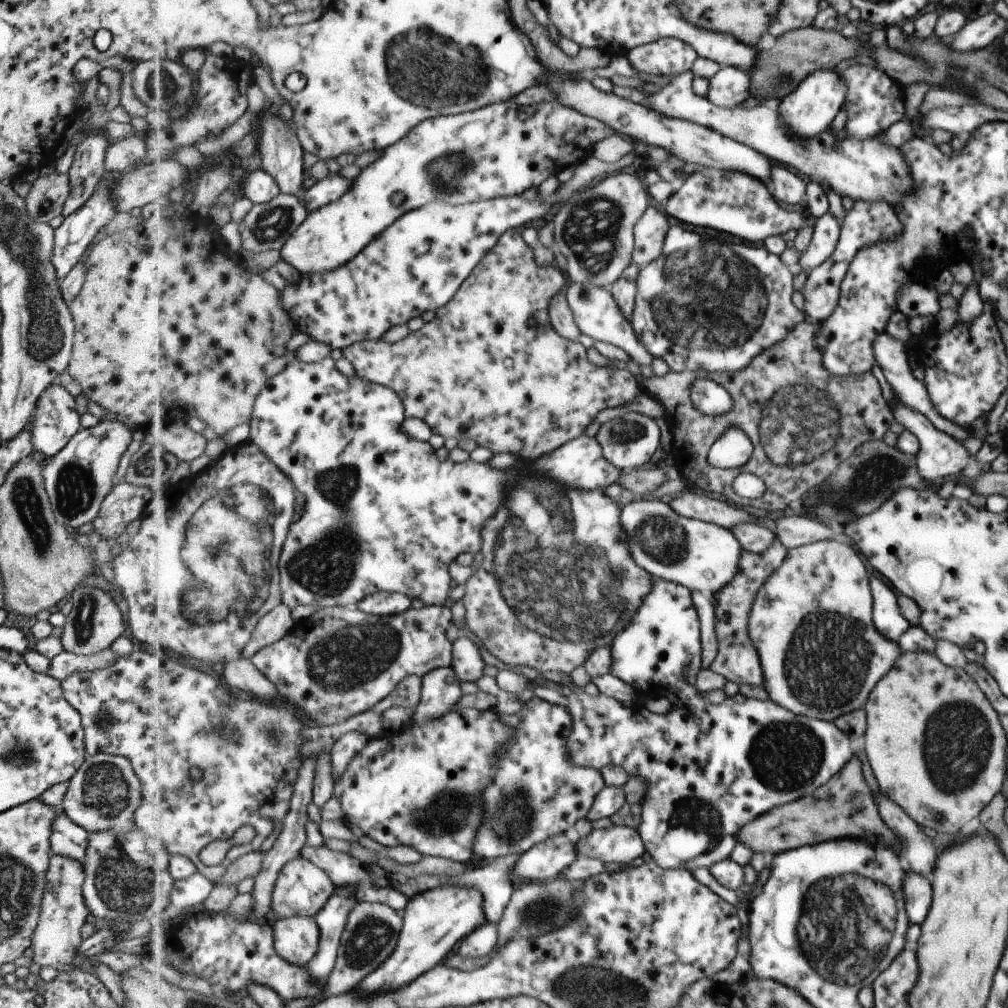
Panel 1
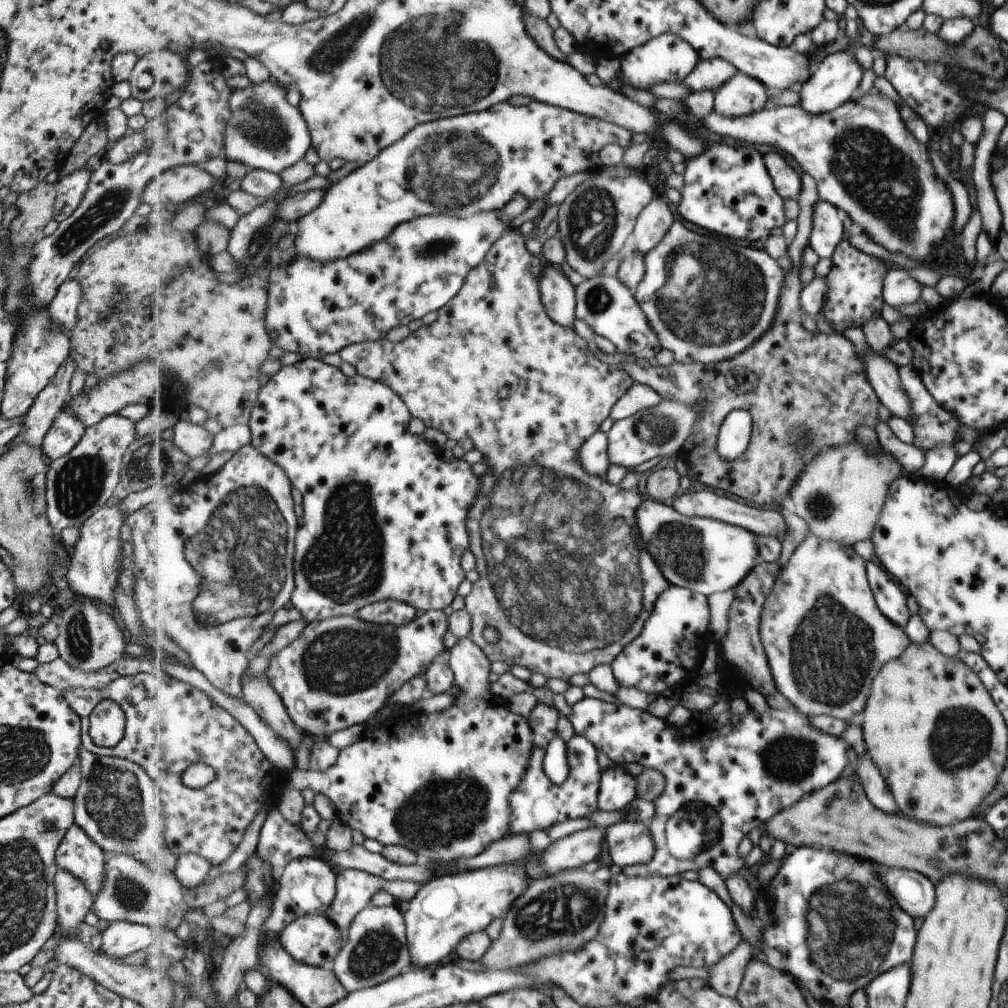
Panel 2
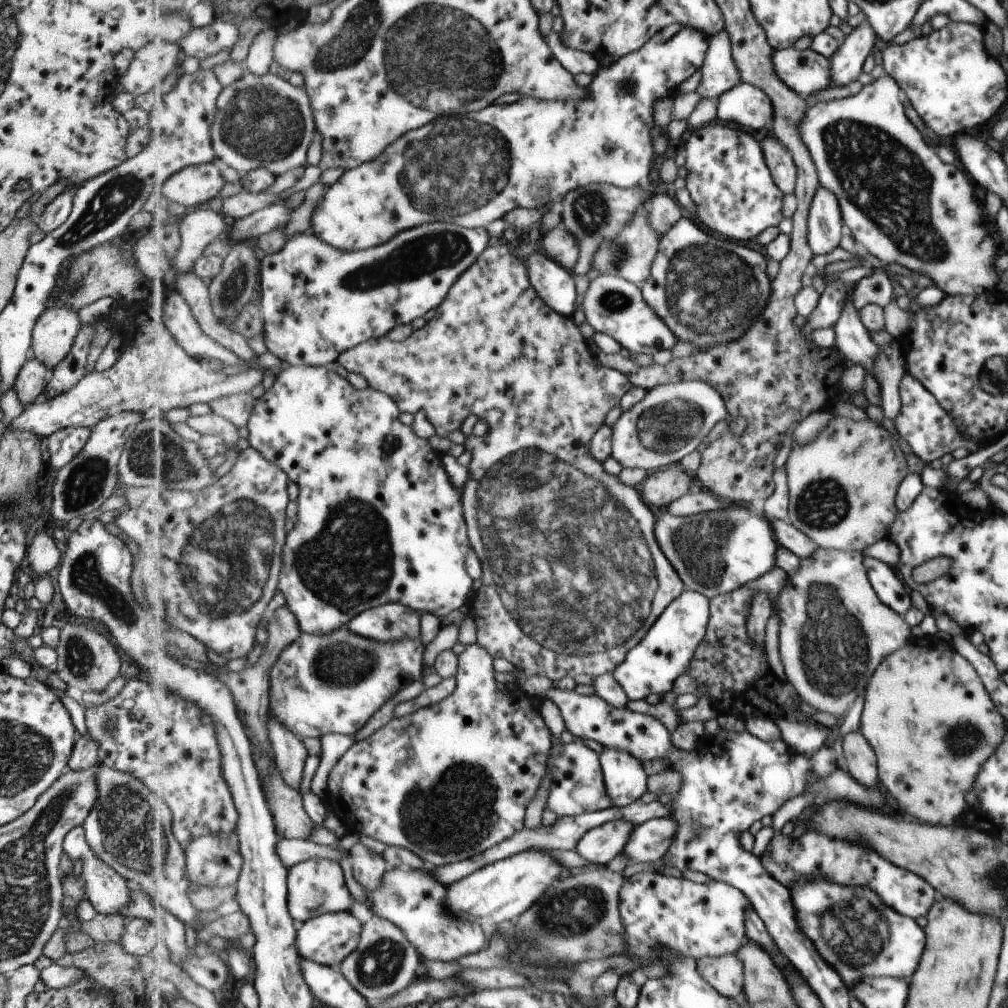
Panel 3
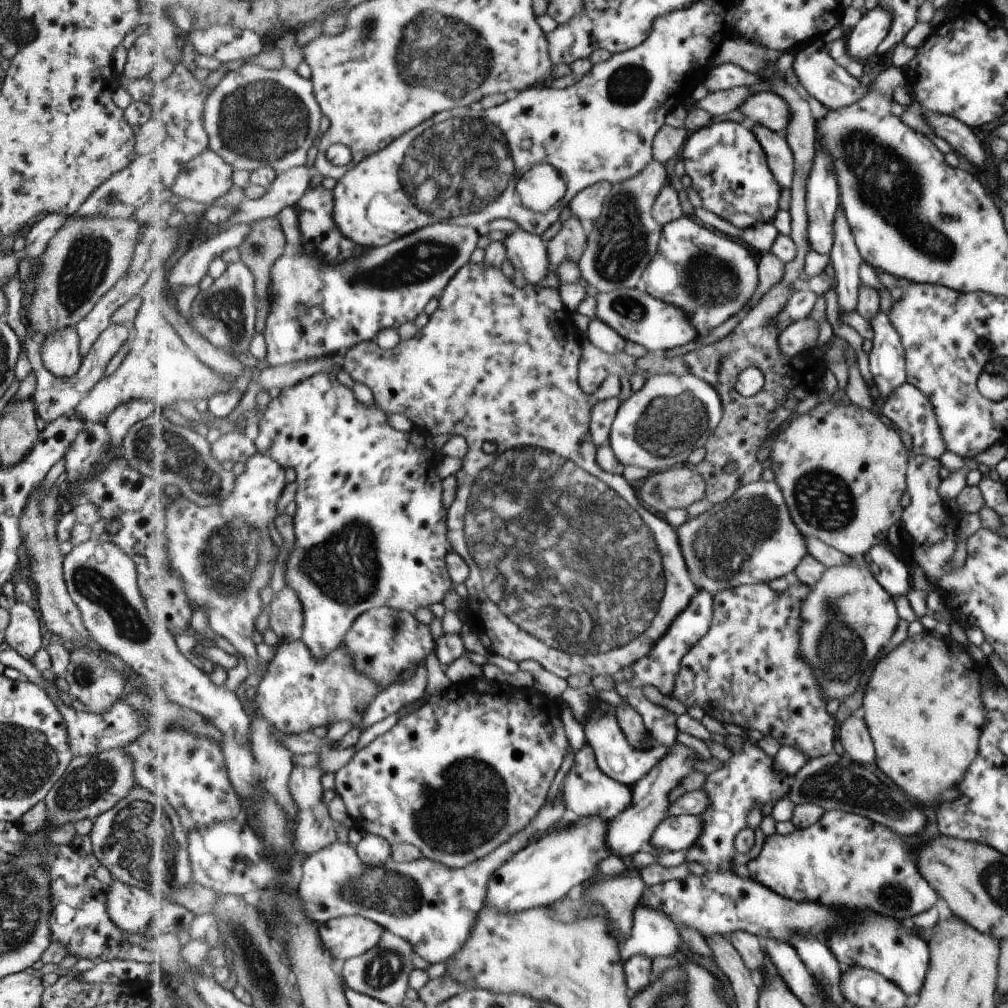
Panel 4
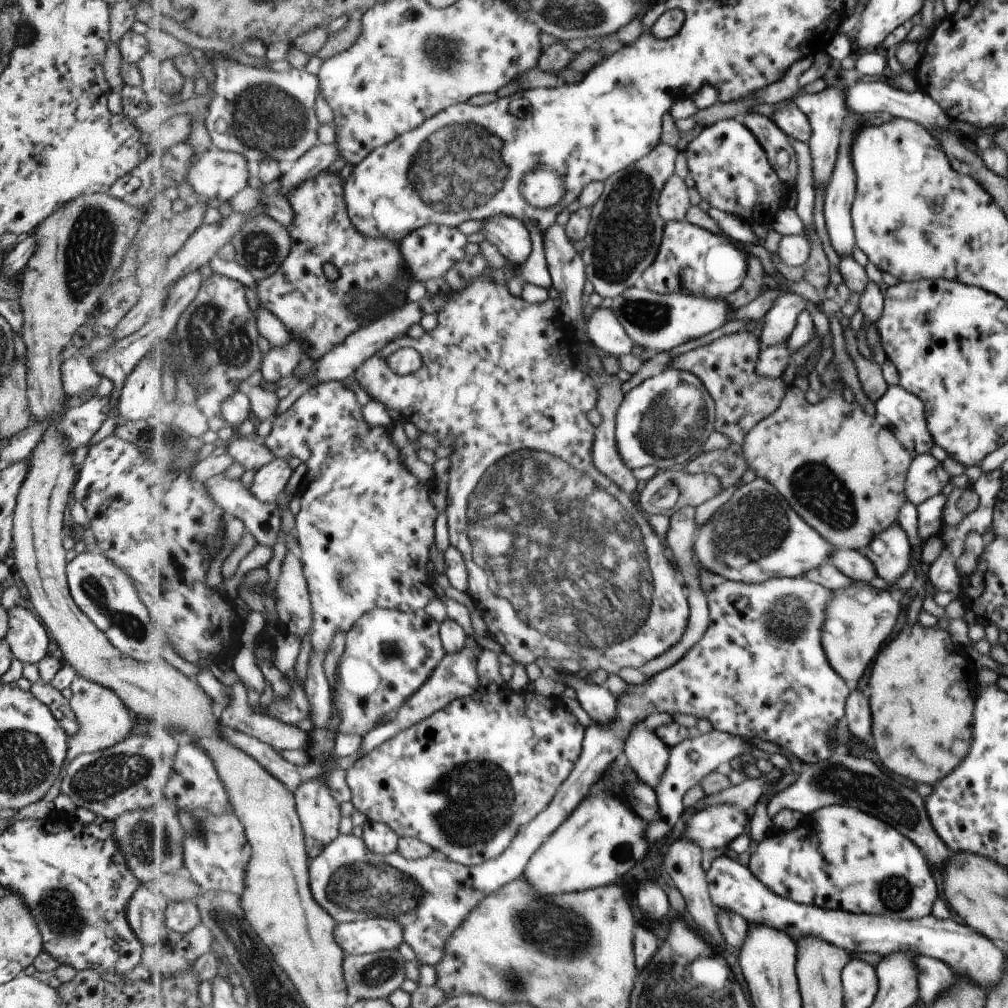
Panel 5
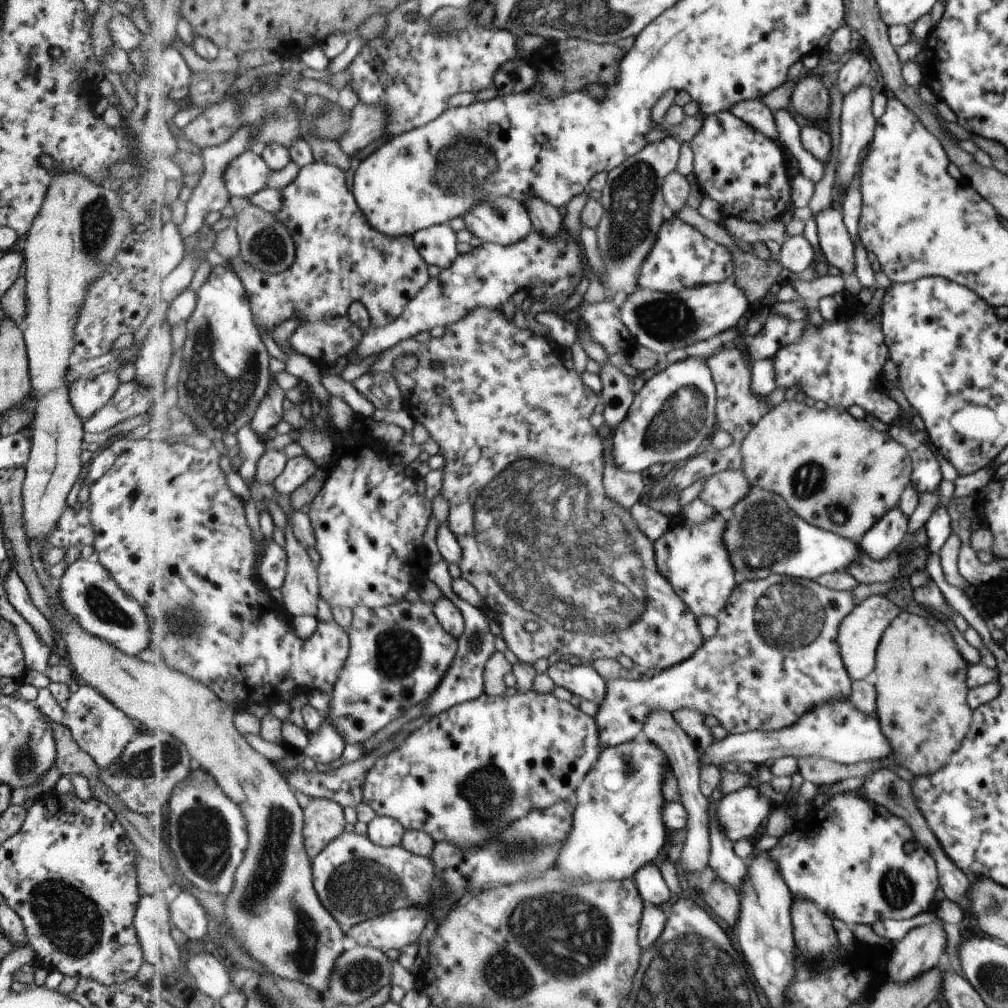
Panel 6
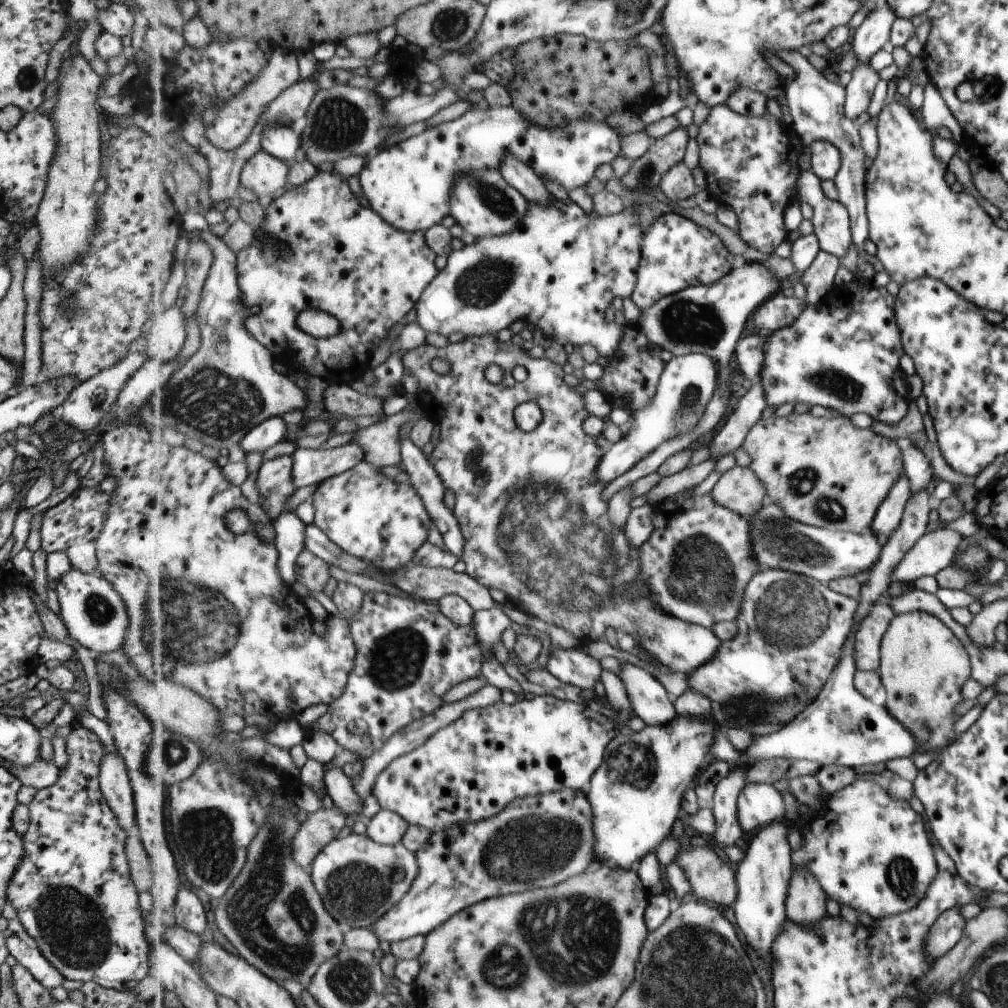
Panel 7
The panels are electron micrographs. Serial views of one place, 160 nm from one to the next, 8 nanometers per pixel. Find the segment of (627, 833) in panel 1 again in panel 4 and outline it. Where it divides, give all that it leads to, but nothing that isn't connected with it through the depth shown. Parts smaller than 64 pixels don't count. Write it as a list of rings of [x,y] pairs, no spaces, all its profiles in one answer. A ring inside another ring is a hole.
[[[697,815],[667,817],[657,828],[651,846],[665,851],[688,851],[704,831],[704,818]]]

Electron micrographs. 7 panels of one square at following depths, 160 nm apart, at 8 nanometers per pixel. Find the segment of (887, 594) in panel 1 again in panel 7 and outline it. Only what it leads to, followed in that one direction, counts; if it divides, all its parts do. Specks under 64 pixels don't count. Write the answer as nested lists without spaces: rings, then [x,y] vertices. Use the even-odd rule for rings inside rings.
[[[899,475],[872,520],[871,528],[876,536],[889,536],[889,533],[899,524],[904,504],[909,497],[909,481],[905,475]]]

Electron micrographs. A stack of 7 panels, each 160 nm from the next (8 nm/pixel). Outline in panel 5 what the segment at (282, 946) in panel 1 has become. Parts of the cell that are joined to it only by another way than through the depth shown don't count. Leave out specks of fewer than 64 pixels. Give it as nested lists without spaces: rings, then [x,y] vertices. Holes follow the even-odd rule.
[[[386,917],[338,924],[336,939],[347,955],[391,951],[405,942],[405,925]]]

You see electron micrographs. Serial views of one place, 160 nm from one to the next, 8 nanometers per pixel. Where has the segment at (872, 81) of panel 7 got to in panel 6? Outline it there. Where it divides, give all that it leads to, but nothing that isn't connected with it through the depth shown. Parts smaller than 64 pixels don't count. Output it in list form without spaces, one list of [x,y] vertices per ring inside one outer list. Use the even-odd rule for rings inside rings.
[[[863,85],[856,86],[852,91],[842,96],[841,113],[839,116],[839,147],[838,161],[832,190],[832,204],[834,207],[841,206],[842,198],[847,186],[855,174],[856,162],[861,149],[867,145],[873,136],[875,119],[871,115],[871,98],[875,91],[871,87]]]

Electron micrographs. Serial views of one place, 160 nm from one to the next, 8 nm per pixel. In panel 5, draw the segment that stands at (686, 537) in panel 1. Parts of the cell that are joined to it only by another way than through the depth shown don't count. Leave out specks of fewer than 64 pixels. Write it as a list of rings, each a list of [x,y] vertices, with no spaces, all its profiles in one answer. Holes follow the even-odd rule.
[[[755,478],[741,485],[707,524],[699,528],[695,551],[698,561],[713,573],[725,576],[729,581],[762,583],[779,577],[804,577],[820,564],[828,562],[835,548],[817,532],[804,518],[797,514],[789,501],[765,479]]]

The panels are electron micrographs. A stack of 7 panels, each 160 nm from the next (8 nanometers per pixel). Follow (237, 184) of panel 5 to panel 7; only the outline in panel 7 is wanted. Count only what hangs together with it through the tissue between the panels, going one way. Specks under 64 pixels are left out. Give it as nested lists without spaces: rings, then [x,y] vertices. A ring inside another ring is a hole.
[[[265,150],[255,153],[244,166],[241,186],[252,190],[258,197],[275,194],[280,188],[289,188],[288,176],[292,167]]]

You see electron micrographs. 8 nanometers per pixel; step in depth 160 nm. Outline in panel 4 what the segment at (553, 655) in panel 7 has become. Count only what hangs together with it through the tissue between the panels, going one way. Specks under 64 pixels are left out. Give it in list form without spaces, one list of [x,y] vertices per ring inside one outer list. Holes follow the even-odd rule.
[[[593,696],[599,702],[592,708],[586,720],[585,736],[587,744],[596,752],[597,762],[601,770],[608,773],[610,777],[622,783],[635,786],[644,776],[647,776],[656,764],[669,752],[671,747],[655,743],[648,751],[635,750],[626,739],[625,733],[618,721],[617,708],[597,696]]]

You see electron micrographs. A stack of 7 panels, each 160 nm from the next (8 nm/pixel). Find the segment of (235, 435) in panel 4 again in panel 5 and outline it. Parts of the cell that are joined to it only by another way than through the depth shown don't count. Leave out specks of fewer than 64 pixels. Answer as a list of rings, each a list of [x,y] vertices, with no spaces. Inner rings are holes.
[[[245,437],[231,441],[230,446],[225,448],[225,452],[246,470],[257,472],[276,458],[275,453],[270,451],[265,443],[257,444],[257,442],[247,440]]]

